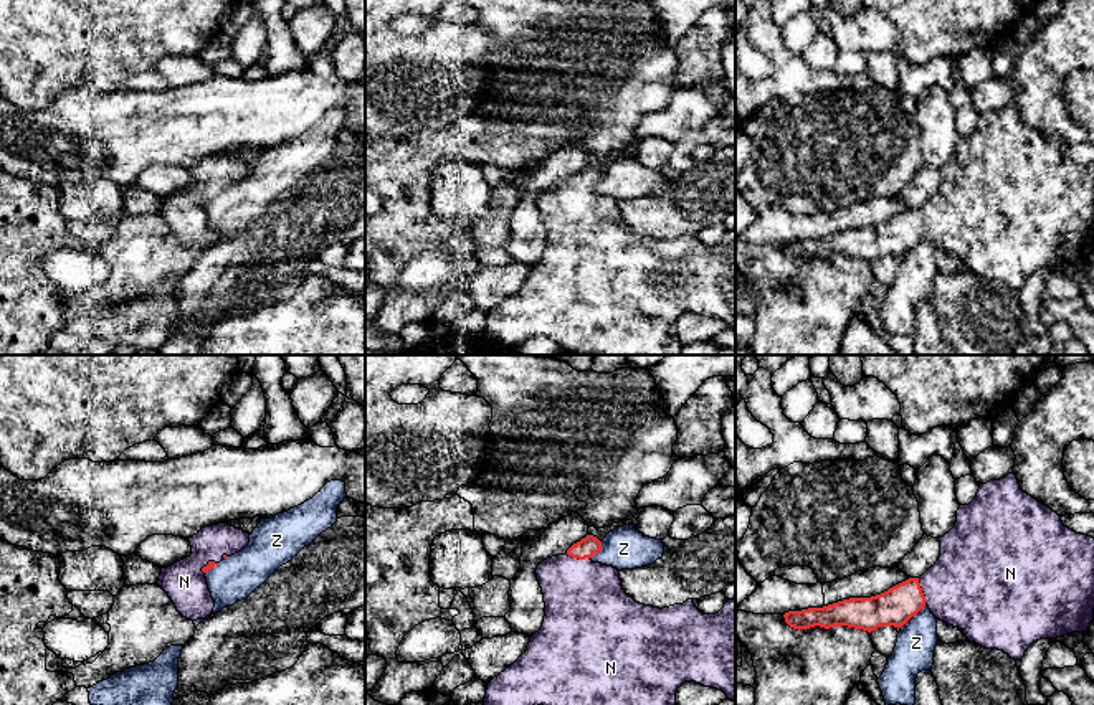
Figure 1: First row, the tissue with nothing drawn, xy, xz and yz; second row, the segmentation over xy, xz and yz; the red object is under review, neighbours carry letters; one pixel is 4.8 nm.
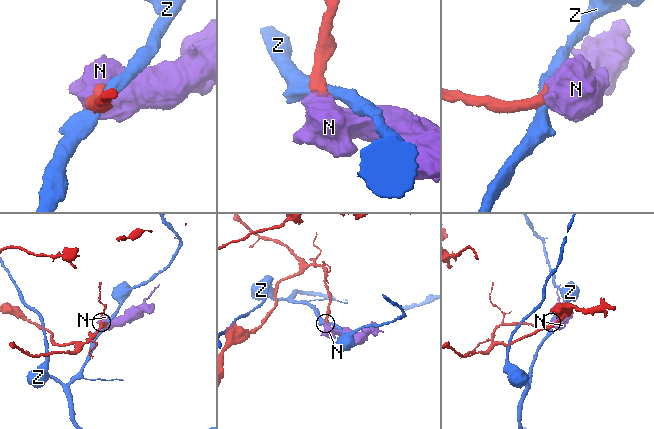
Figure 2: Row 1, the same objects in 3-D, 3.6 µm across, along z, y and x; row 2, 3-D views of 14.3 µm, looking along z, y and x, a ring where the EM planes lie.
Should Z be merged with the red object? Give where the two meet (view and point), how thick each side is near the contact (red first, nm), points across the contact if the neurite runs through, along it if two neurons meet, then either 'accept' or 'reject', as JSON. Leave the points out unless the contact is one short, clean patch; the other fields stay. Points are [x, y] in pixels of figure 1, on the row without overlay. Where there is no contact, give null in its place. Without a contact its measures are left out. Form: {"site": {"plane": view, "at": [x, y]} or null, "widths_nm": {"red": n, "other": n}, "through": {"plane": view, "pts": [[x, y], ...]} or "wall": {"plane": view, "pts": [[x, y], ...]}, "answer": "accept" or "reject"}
{"site": {"plane": "yz", "at": [913, 245]}, "widths_nm": {"red": 180, "other": 190}, "wall": {"plane": "yz", "pts": [[926, 235], [901, 258]]}, "answer": "reject"}

